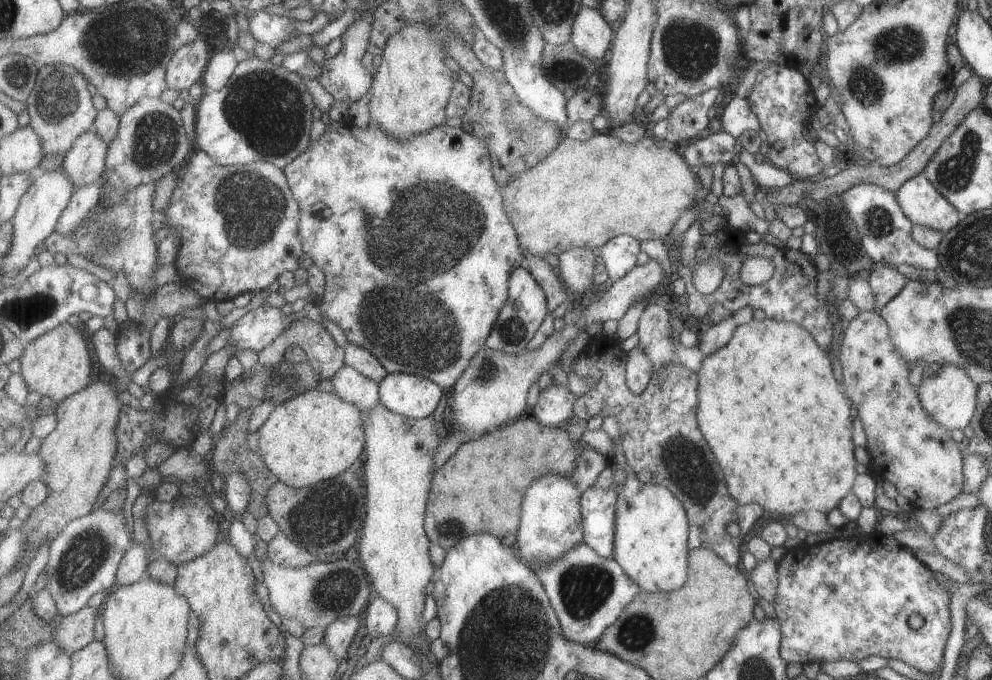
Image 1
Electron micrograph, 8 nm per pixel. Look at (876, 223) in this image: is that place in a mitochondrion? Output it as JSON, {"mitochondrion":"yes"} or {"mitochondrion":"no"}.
{"mitochondrion":"yes"}

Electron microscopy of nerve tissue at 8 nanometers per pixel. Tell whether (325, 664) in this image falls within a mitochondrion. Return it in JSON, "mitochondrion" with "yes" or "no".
{"mitochondrion":"no"}

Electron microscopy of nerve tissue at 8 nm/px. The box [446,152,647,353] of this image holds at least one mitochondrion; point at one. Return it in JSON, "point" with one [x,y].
{"point":[512,331]}

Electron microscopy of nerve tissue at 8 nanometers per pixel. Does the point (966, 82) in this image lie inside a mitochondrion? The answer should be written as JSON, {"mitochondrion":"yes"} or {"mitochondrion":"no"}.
{"mitochondrion":"no"}

